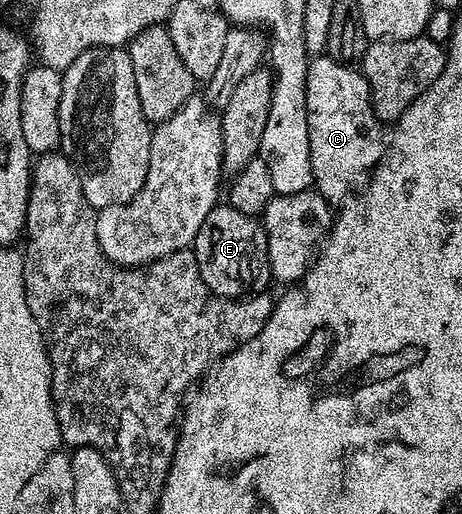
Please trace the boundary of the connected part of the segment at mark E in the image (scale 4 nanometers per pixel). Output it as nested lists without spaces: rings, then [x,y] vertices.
[[[228,203],[217,204],[207,219],[203,219],[203,227],[199,227],[191,250],[203,283],[216,297],[240,299],[260,293],[266,288],[265,284],[270,284],[264,224],[256,217],[243,215],[243,211],[235,211]]]

